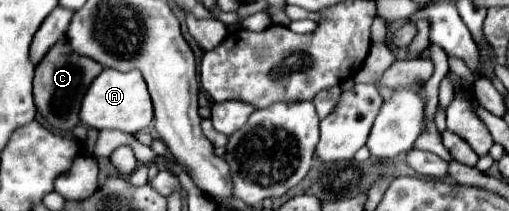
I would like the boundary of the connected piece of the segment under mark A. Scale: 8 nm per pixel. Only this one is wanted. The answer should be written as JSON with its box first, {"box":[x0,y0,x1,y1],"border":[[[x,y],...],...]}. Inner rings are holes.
{"box":[79,68,153,134],"border":[[[105,68],[87,88],[81,100],[79,118],[85,126],[97,128],[97,130],[121,130],[121,132],[135,134],[147,128],[153,120],[153,104],[141,72],[139,70],[119,72],[113,68]]]}

